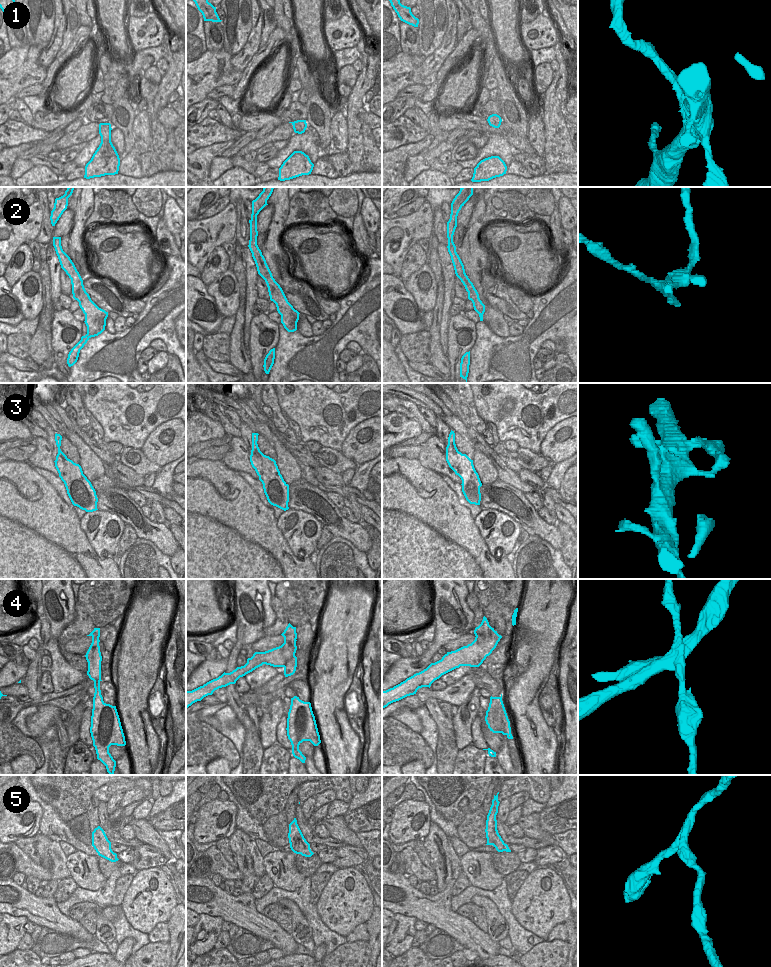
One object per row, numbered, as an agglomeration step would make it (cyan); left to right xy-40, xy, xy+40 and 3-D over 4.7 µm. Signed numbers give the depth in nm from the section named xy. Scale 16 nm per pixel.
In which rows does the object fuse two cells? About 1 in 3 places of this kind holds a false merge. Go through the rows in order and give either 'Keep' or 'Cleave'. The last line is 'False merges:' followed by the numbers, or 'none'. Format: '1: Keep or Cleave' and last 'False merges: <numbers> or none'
1: Cleave
2: Cleave
3: Keep
4: Cleave
5: Cleave
False merges: 1, 2, 4, 5.

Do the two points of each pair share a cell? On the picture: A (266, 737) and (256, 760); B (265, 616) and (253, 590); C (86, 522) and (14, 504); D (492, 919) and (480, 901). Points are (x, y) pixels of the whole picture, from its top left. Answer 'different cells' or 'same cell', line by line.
A: different cells
B: same cell
C: different cells
D: same cell

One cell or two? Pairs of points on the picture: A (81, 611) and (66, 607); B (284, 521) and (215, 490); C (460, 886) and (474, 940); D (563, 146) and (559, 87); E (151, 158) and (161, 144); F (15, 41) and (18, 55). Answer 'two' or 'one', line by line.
A: two
B: two
C: two
D: one
E: two
F: two

